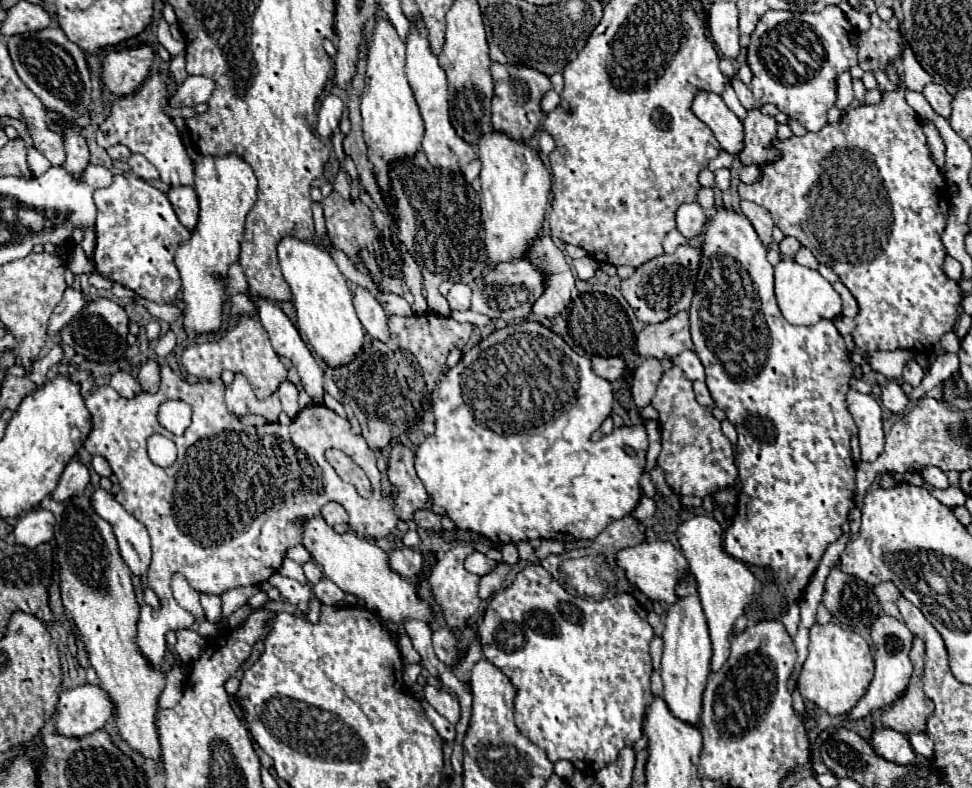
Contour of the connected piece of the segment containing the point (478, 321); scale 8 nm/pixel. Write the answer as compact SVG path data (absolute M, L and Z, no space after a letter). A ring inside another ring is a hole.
M465 310L465 312L453 312L451 316L453 316L457 322L471 322L471 324L475 324L475 326L485 326L485 324L493 322L491 318L487 318L487 316L479 314L479 312L473 312L473 310Z

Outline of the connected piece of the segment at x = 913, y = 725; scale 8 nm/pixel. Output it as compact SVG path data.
M915 638L911 654L909 654L915 670L913 670L907 692L887 712L883 712L881 722L885 728L891 728L901 734L925 732L927 718L933 714L933 702L925 696L923 686L921 686L923 656L925 656L925 644L923 640Z

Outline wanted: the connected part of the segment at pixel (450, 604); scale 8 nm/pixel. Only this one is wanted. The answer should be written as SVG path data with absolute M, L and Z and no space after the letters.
M455 546L451 548L449 552L445 552L445 556L435 564L431 576L429 576L429 588L431 588L431 594L435 598L435 602L441 606L441 612L443 612L443 618L447 620L447 624L451 628L457 628L457 630L463 630L467 626L467 620L477 612L479 608L479 596L477 596L477 590L479 590L479 580L481 576L475 576L475 574L469 574L465 568L463 568L463 562L465 562L465 556L471 554L473 548L469 546Z

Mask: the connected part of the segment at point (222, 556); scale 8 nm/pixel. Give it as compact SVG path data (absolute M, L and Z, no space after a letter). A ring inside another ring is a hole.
M163 364L161 386L157 394L141 392L133 400L125 400L111 386L101 386L85 400L87 410L91 412L93 430L83 446L91 456L107 458L113 474L121 484L121 492L115 496L115 500L147 528L151 538L153 556L147 572L147 586L157 594L161 606L159 612L151 606L141 606L141 616L137 624L137 646L153 666L159 666L165 656L167 630L189 629L195 622L195 618L187 610L177 606L173 594L169 594L169 576L173 576L175 572L181 572L189 580L193 590L215 594L215 596L221 596L223 592L237 586L261 584L281 568L285 552L301 542L303 522L307 518L319 516L321 508L327 502L339 502L349 512L351 528L361 538L373 538L373 540L385 538L395 530L399 522L395 514L395 506L391 506L393 502L389 502L389 498L383 496L381 492L381 474L375 466L377 456L367 446L363 436L351 432L349 420L337 416L333 410L325 406L309 406L301 410L299 416L293 420L291 436L267 434L263 438L257 434L257 428L245 428L237 416L229 414L223 402L223 392L225 388L213 382L189 384L187 380L181 380L177 374L173 374L169 366ZM171 398L181 398L193 408L193 424L181 436L171 434L157 420L159 406ZM151 434L163 434L175 442L179 456L171 468L159 468L151 464L145 450L145 442ZM329 448L343 450L347 456L351 456L351 460L354 460L362 469L366 469L373 486L373 496L369 500L361 498L355 486L345 484L329 462L325 464L325 452Z

